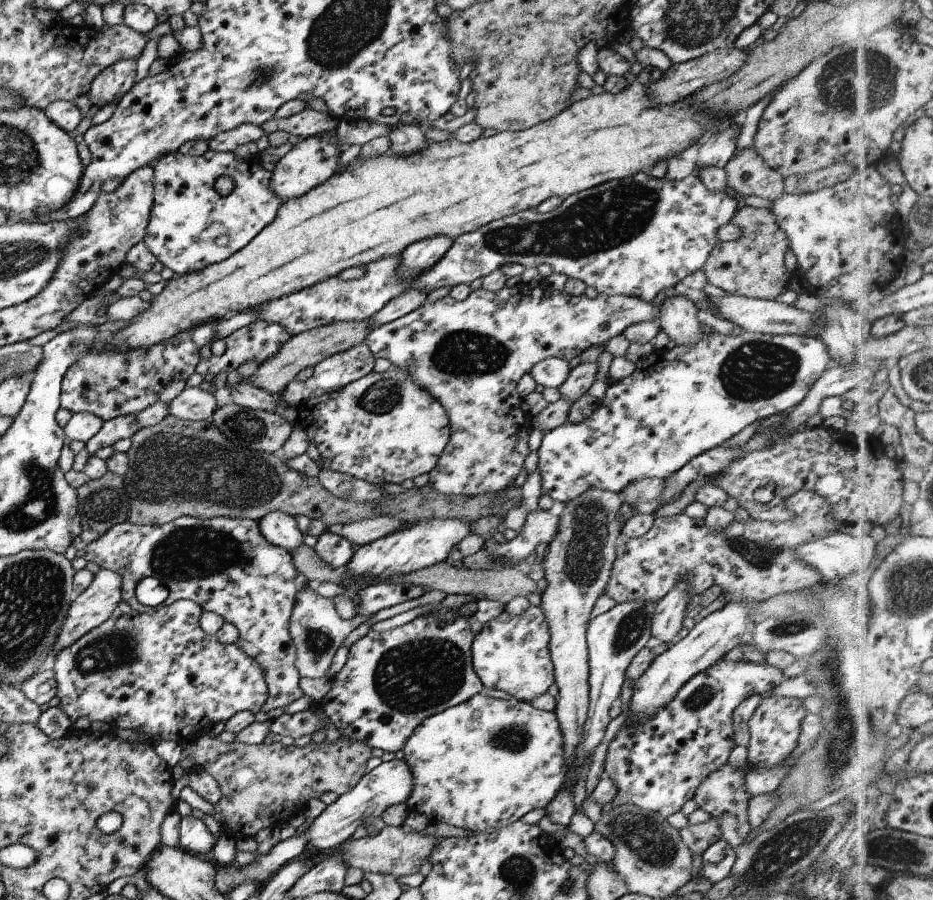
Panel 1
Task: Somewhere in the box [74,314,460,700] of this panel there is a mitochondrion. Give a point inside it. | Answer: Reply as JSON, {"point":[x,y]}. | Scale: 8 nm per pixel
{"point":[165,466]}

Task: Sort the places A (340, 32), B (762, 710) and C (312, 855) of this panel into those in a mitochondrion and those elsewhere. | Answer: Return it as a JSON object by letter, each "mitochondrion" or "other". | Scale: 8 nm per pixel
{"A":"mitochondrion","B":"other","C":"other"}

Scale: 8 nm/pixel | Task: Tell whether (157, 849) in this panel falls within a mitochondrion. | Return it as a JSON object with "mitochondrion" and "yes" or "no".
{"mitochondrion":"no"}

